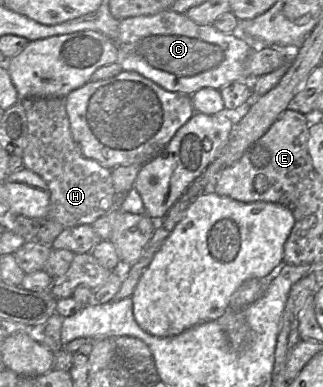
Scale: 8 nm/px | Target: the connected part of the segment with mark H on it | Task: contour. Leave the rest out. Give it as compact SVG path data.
M22 98L27 116L27 136L23 149L23 166L38 174L50 190L46 220L71 228L91 225L115 207L115 188L112 172L95 160L85 158L72 138L65 98Z

